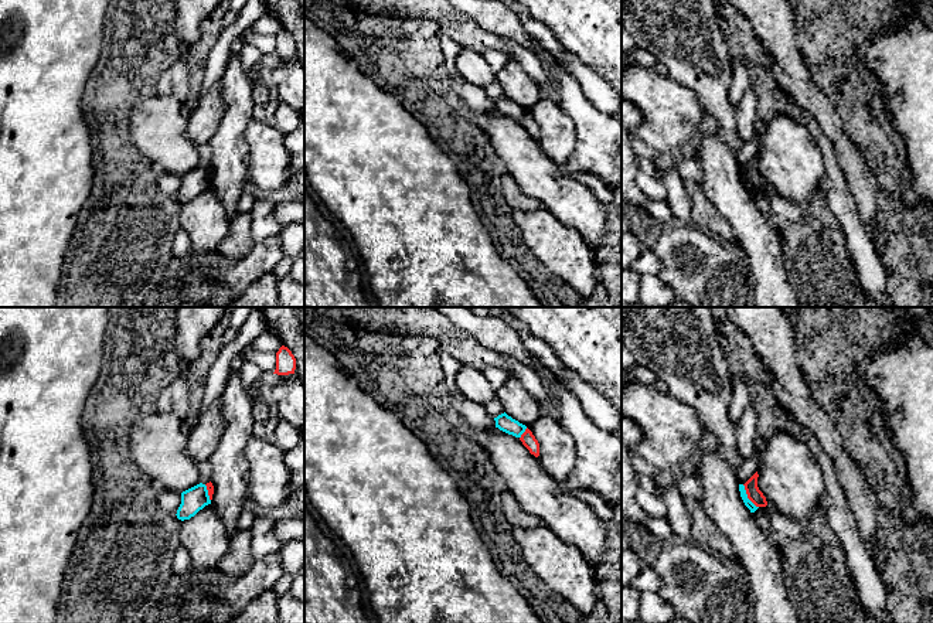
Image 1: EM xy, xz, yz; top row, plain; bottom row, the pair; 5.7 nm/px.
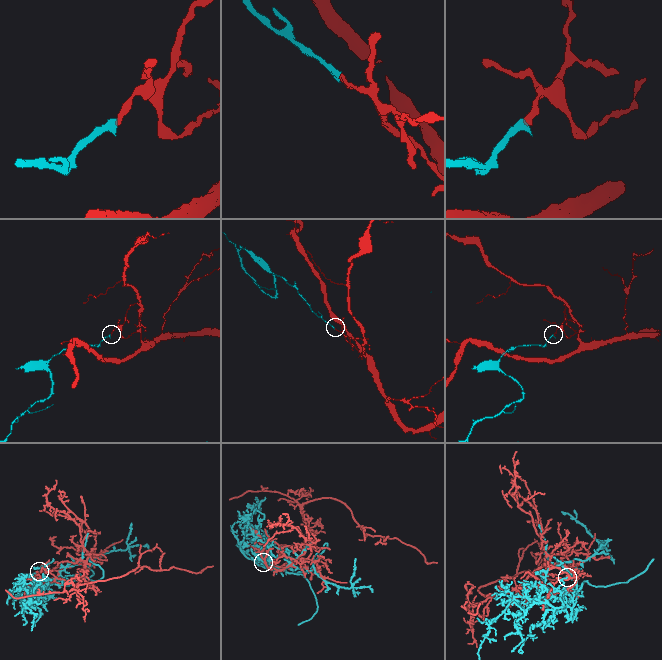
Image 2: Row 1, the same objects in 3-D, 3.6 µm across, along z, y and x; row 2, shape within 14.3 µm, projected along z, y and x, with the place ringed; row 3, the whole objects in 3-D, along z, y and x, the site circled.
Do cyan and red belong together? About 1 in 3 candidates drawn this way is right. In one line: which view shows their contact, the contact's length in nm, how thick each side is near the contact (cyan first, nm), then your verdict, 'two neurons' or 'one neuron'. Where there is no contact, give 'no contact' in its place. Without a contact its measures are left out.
contact in yz; length 160 nm; calibres 50 and 80 nm; two neurons

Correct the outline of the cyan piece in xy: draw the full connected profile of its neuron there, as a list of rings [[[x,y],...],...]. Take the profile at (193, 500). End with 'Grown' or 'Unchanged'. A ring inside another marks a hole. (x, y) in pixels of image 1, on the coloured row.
[[[200,483],[181,493],[181,504],[176,515],[181,521],[190,520],[208,504],[211,504],[211,500],[207,486]]]. Unchanged

